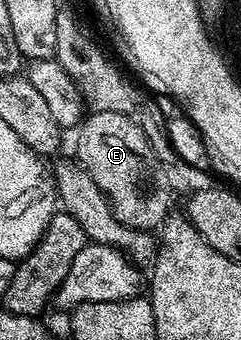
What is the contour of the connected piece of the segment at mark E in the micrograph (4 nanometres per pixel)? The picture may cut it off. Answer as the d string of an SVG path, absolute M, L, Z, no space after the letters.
M97 111L81 122L78 134L75 162L102 189L114 209L114 217L136 231L152 233L163 228L173 210L172 179L168 176L169 168L150 149L139 122L132 115Z

